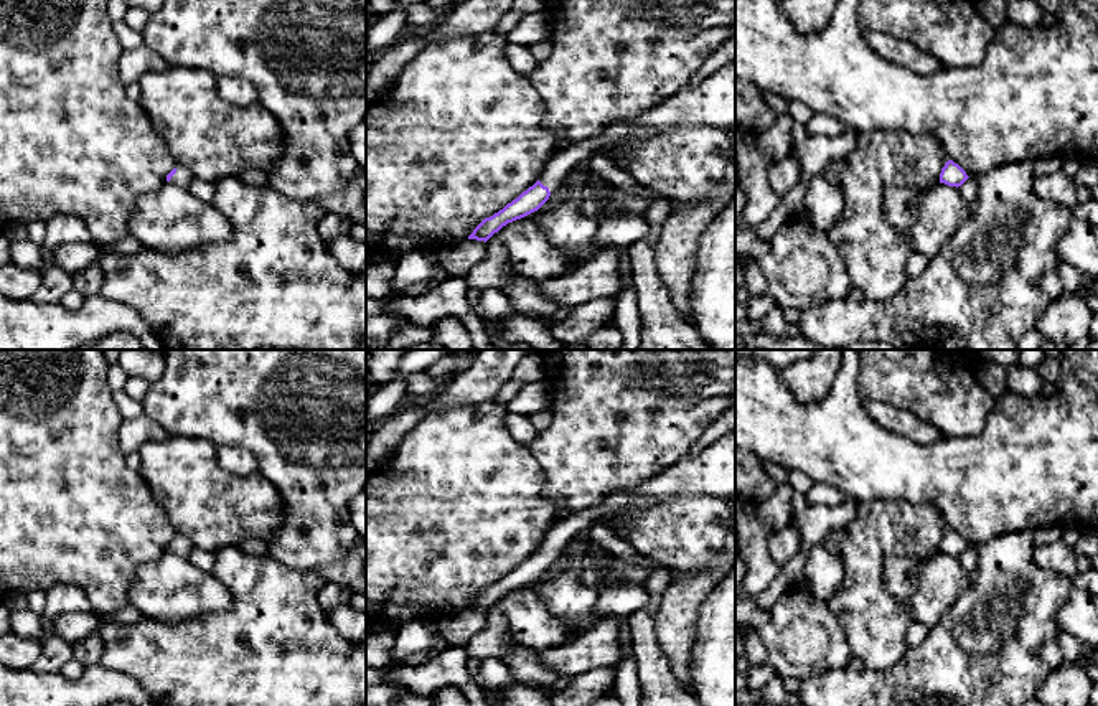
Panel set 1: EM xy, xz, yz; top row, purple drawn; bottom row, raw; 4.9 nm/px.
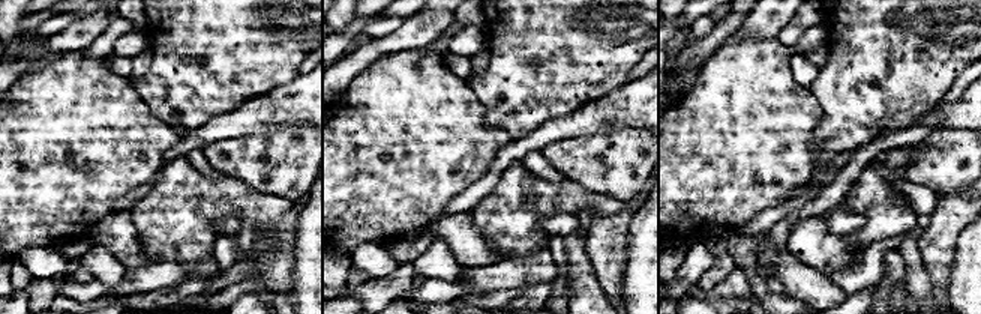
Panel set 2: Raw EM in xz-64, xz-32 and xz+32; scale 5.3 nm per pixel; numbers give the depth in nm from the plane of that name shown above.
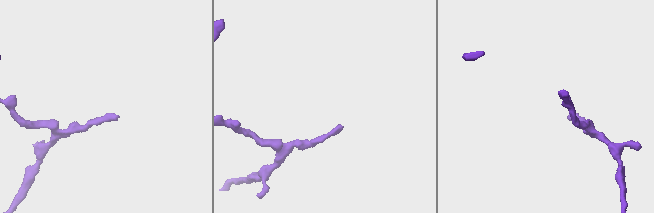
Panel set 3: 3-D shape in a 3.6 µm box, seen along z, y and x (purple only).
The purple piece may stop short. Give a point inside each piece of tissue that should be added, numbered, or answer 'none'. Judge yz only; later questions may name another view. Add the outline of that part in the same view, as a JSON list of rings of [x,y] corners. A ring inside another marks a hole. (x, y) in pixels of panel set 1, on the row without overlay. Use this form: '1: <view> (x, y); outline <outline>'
none

